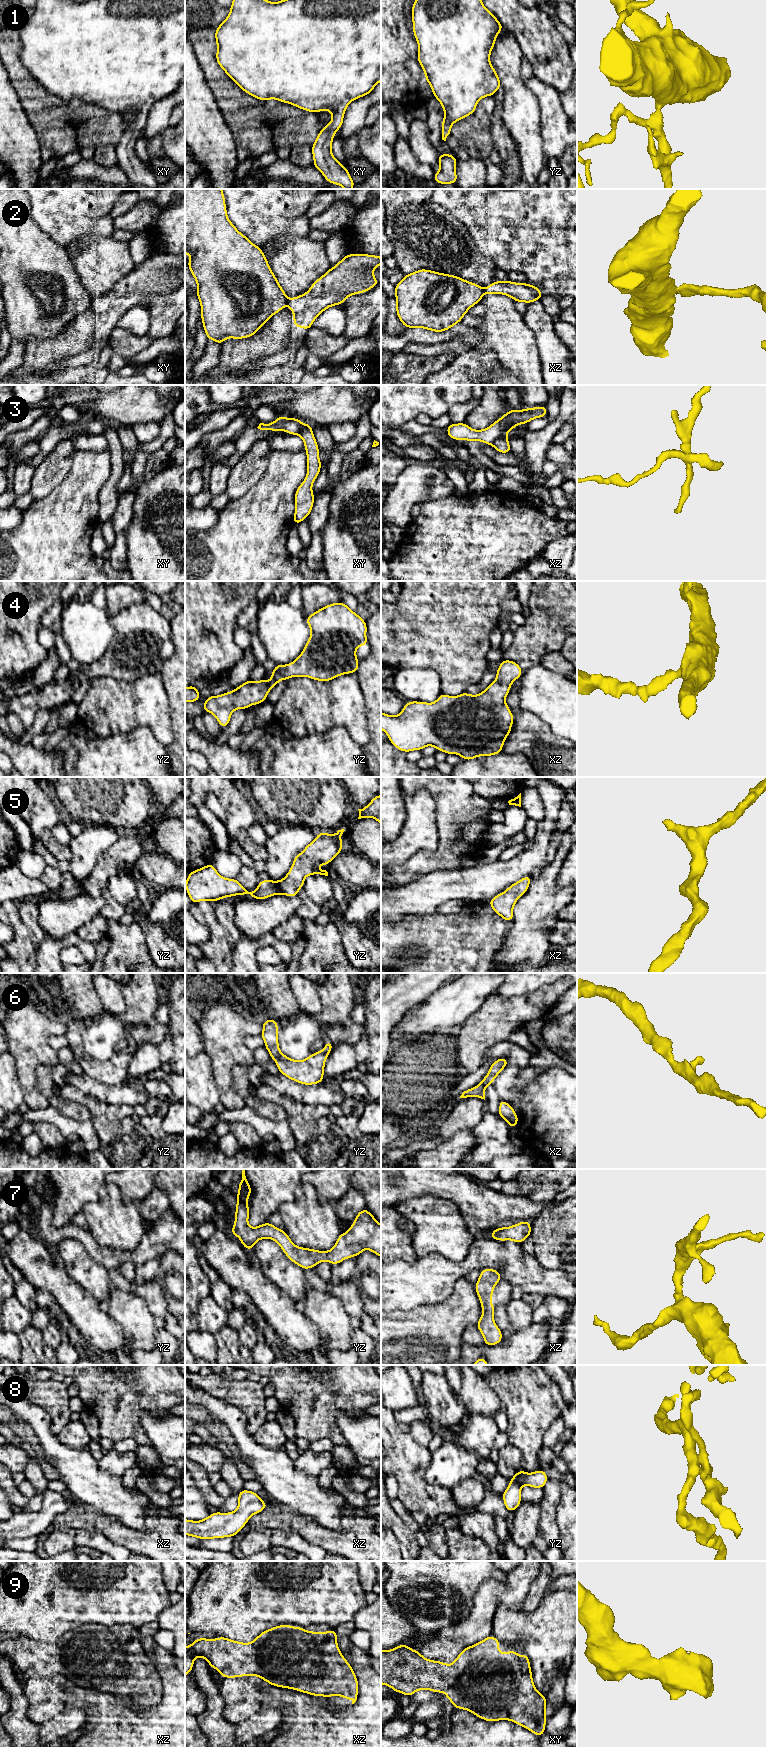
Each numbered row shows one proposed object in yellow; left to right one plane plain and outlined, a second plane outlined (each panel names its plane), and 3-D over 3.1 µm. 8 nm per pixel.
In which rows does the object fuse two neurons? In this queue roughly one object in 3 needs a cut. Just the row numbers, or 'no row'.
2, 3

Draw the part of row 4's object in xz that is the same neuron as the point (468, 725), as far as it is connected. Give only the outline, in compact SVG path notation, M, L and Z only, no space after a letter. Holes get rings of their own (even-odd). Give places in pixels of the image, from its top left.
M503 659L496 672L496 680L482 693L470 695L464 692L458 696L441 693L433 703L406 702L399 715L391 716L381 712L381 729L387 734L389 741L405 753L434 746L438 751L447 755L457 754L464 760L500 754L514 722L514 716L505 699L511 684L522 673L518 663Z

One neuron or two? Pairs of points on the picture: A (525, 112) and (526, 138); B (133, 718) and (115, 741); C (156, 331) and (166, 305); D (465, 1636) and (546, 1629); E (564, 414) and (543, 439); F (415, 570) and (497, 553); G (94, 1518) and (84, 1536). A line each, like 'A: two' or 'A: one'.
A: one
B: two
C: one
D: two
E: one
F: one
G: two

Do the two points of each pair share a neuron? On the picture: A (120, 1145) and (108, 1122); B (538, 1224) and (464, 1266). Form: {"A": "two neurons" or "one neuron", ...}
{"A": "two neurons", "B": "two neurons"}

